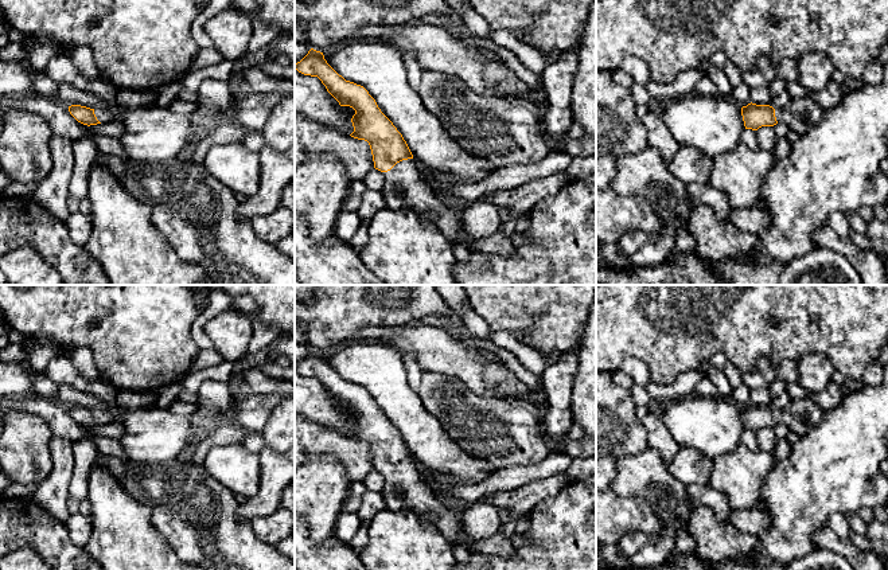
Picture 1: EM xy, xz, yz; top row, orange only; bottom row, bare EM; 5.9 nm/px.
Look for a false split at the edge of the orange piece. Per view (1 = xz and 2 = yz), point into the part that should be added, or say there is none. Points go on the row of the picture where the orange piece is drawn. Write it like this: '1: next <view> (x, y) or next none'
1: next xz (404, 187)
2: next yz (799, 114)

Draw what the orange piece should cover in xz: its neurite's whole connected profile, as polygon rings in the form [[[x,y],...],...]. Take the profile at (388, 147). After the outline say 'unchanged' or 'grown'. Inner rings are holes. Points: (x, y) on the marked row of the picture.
[[[311,48],[295,69],[311,77],[318,77],[327,91],[340,106],[355,110],[351,118],[354,138],[369,142],[374,168],[385,177],[381,190],[389,208],[409,207],[420,215],[433,212],[437,229],[452,242],[466,242],[460,212],[449,208],[437,192],[420,176],[417,163],[393,122],[381,112],[369,91],[354,82],[346,81],[324,59],[323,52]]] | grown

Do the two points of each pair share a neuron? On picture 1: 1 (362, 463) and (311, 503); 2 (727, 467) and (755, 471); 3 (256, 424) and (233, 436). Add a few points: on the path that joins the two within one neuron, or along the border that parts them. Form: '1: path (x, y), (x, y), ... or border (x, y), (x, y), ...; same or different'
1: border (324, 453), (334, 455), (339, 460), (350, 481); different
2: path (733, 471), (748, 471); same
3: border (240, 425), (253, 430); different

